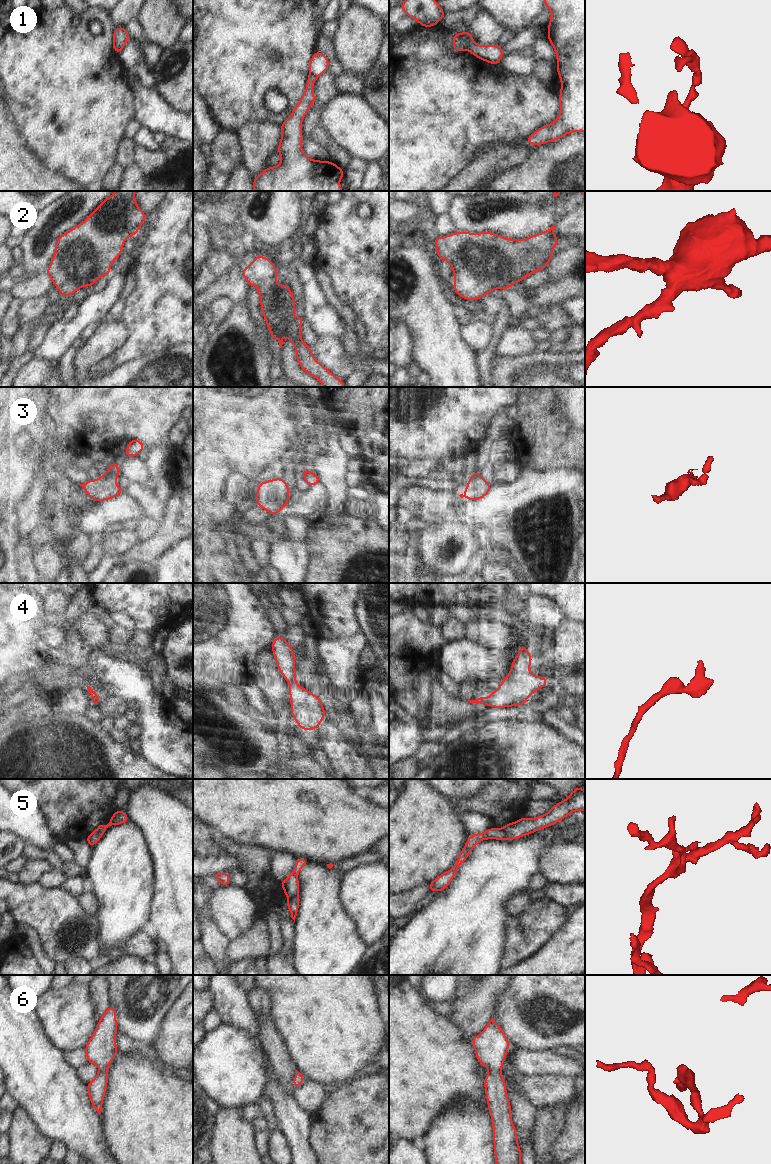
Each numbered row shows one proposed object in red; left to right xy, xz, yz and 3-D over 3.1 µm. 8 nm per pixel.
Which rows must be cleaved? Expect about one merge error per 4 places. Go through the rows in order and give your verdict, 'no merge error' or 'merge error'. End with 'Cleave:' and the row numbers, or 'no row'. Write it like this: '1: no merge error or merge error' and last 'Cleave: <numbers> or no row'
1: merge error
2: no merge error
3: no merge error
4: no merge error
5: merge error
6: no merge error
Cleave: 1, 5

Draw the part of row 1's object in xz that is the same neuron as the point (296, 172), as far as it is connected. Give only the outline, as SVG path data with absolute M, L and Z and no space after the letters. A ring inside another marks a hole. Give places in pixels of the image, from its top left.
M309 75L304 95L295 106L292 114L280 124L281 141L277 152L281 155L281 163L276 167L267 167L253 179L252 191L343 191L339 181L345 171L331 161L319 161L308 158L302 150L302 120L312 104L316 103L312 87L316 77Z

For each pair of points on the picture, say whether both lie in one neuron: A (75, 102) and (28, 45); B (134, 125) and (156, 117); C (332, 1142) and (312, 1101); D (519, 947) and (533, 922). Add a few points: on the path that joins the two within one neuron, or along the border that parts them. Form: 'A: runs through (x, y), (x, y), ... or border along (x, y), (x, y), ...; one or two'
A: runs through (64, 88), (42, 59); one
B: border along (134, 117), (141, 125); two
C: border along (326, 1095), (323, 1102), (309, 1113); two
D: runs through (522, 941), (532, 928); one

